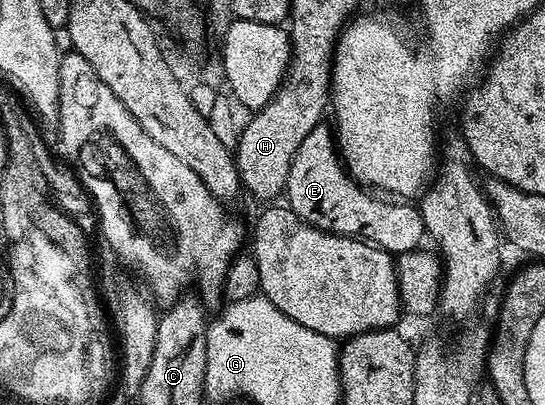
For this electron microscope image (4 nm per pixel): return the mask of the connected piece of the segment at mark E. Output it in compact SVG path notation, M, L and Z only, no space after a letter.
M322 124L311 128L311 132L307 132L307 137L303 139L303 144L299 144L295 160L291 160L291 172L287 176L284 193L289 209L294 210L307 224L325 230L328 234L360 238L374 246L380 246L394 256L418 249L424 243L421 241L426 241L427 238L420 209L405 200L390 200L388 197L378 196L372 189L354 180L345 169L345 163L341 161L334 131L330 127L328 130L327 126Z

